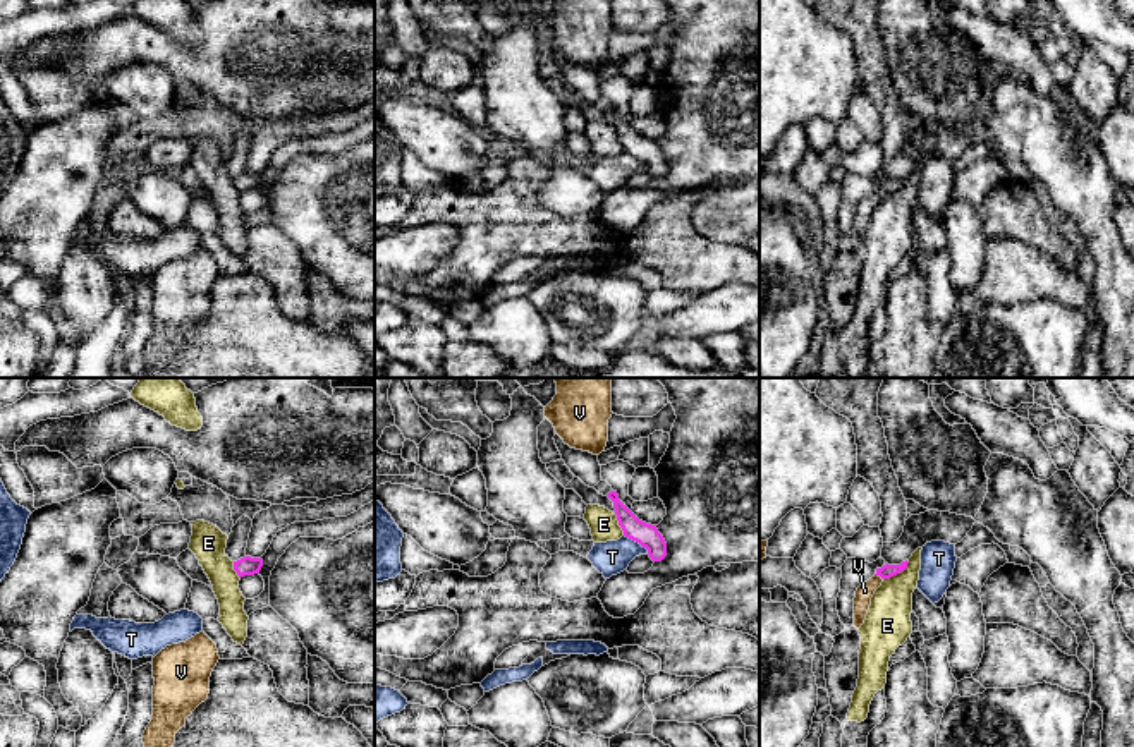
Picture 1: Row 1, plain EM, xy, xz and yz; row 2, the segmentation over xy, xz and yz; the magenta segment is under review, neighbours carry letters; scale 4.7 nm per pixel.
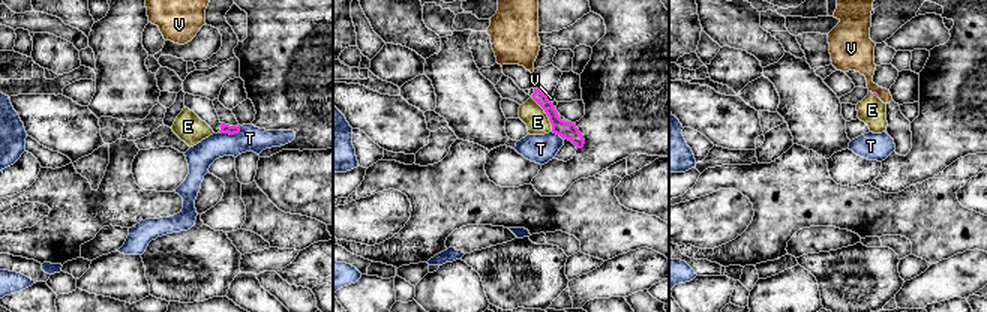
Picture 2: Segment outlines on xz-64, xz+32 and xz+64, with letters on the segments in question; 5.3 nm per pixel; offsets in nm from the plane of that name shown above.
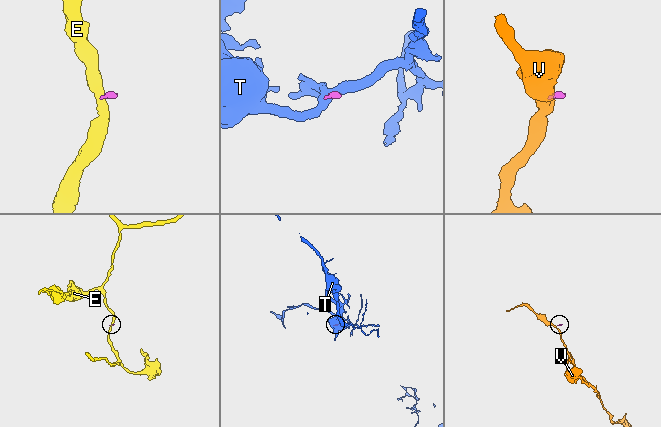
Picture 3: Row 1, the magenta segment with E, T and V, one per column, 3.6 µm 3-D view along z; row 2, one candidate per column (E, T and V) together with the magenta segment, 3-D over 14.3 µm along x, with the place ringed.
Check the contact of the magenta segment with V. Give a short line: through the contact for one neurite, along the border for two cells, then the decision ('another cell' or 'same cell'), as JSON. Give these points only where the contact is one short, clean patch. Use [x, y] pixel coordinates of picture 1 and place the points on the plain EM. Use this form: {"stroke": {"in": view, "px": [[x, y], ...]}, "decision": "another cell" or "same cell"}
{"stroke": {"in": "yz", "px": [[875, 189], [882, 194]]}, "decision": "another cell"}

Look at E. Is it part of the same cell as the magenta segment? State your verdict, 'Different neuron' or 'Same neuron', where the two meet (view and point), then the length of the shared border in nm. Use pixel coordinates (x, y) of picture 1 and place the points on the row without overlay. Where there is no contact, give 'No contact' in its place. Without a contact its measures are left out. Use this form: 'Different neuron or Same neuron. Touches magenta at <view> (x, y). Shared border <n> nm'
Different neuron. Touches magenta at yz (897, 188). Shared border 150 nm

